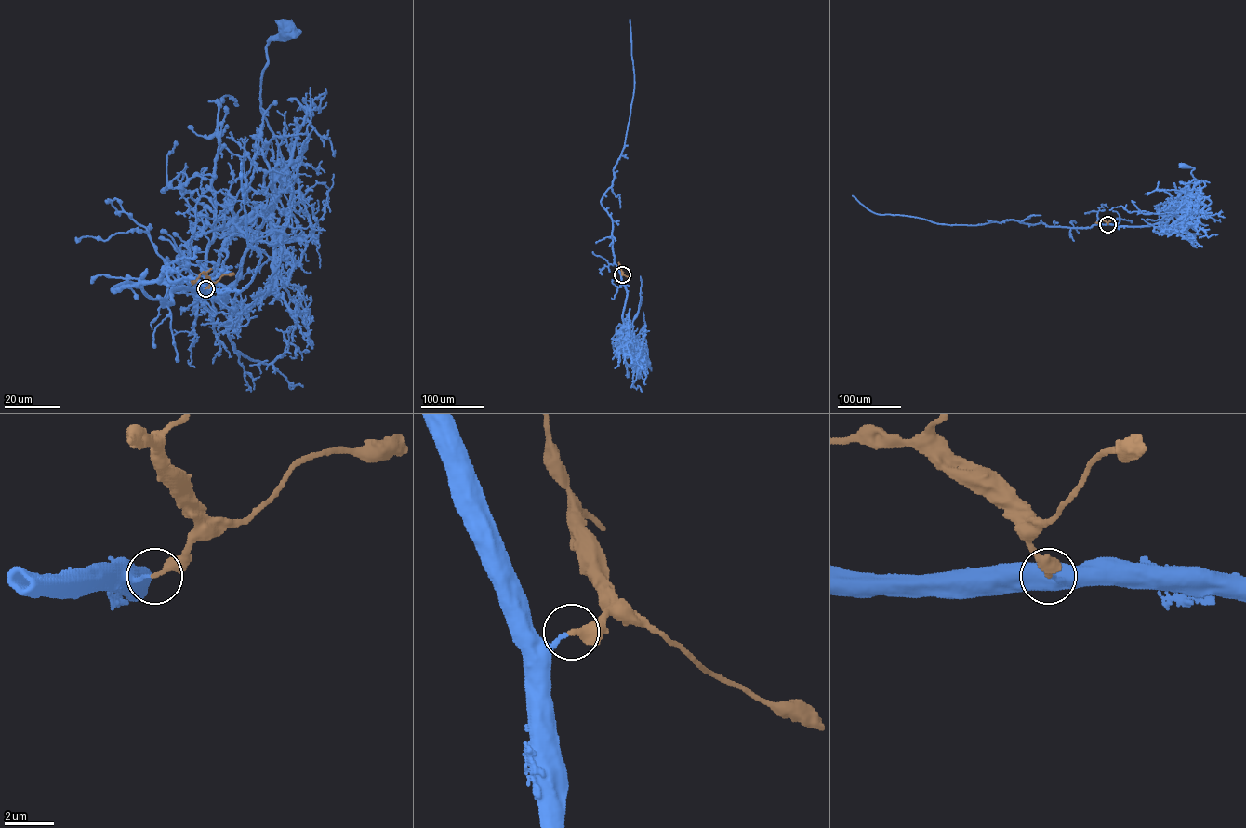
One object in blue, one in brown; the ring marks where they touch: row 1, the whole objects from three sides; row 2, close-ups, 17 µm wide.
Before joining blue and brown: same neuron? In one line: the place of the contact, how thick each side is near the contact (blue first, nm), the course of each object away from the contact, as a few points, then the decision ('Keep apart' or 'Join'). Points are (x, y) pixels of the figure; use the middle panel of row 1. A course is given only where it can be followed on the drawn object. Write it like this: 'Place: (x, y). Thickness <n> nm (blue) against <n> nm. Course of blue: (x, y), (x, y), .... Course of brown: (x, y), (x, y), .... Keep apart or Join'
Place: (622, 274). Thickness 160 nm (blue) against 360 nm. Course of blue: (621, 274), (627, 293), (625, 360), (633, 367), (636, 357), (641, 371), (634, 362), (641, 348). Course of brown: (622, 274), (618, 262). Join

